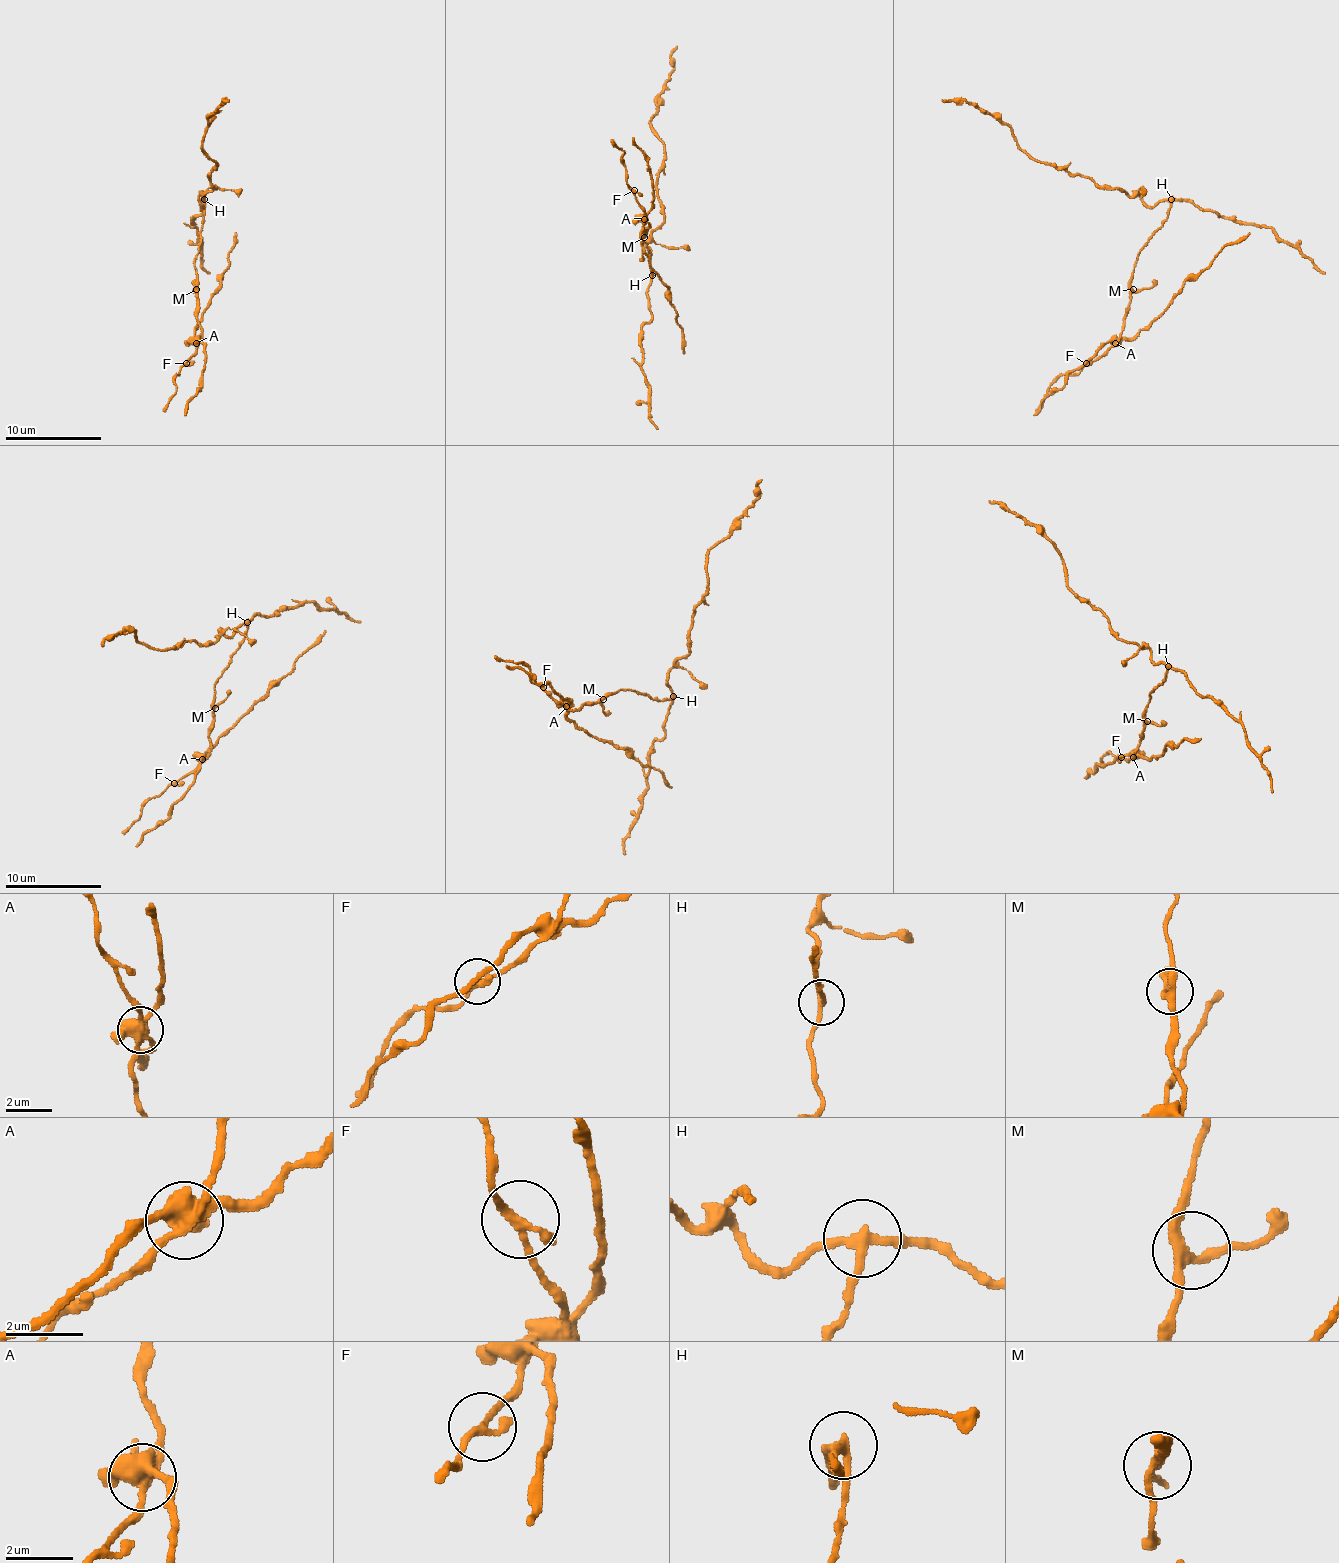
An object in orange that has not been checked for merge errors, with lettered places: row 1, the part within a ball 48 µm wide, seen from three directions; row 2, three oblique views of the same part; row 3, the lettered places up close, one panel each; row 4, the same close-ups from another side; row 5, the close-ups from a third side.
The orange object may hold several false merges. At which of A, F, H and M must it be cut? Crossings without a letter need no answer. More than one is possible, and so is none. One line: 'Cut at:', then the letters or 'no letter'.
Cut at: A, H

